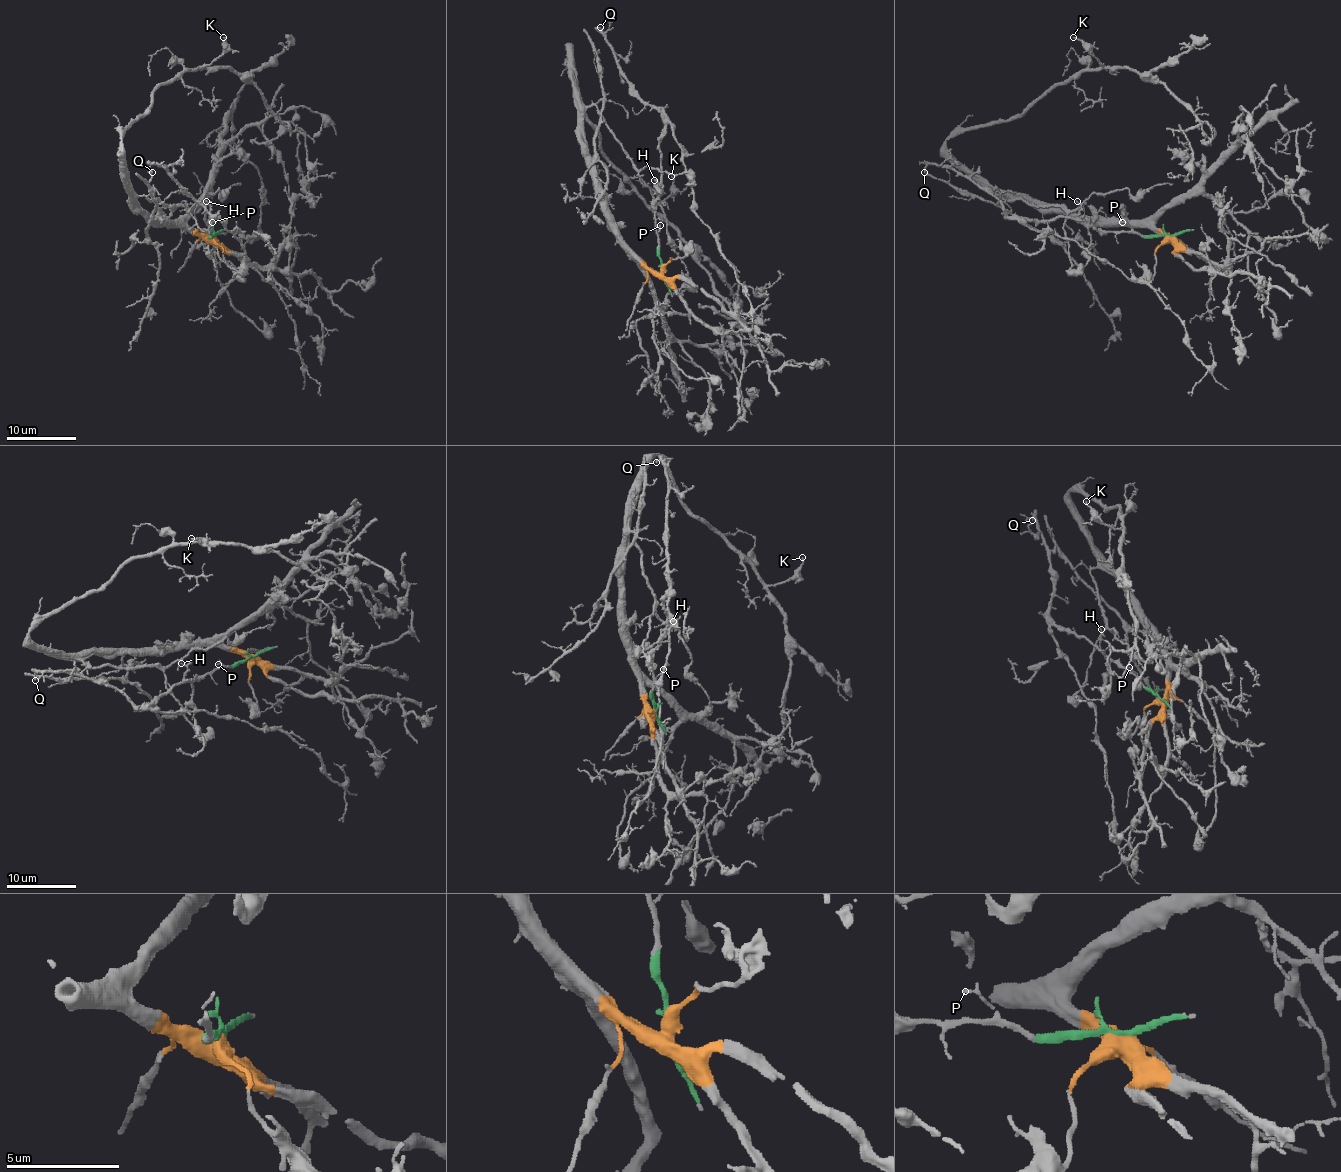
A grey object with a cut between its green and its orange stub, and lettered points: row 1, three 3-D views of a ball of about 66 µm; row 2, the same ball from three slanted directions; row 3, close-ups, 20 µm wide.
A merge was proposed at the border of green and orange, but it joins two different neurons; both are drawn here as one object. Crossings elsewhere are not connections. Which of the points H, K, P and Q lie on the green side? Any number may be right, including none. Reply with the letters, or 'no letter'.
H, P, Q

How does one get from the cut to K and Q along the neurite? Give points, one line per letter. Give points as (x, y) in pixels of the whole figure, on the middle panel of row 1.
K: (662, 272), (617, 229), (587, 153), (570, 49), (601, 152), (650, 206), (671, 194), (671, 176)
Q: (662, 272), (655, 229), (655, 201), (660, 180), (659, 136), (664, 127), (664, 115), (638, 94), (599, 28)

